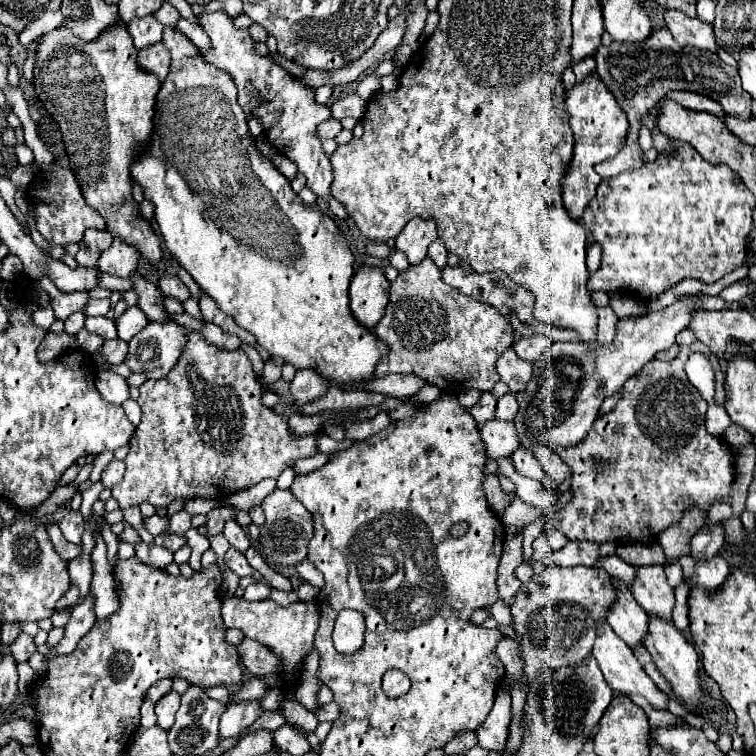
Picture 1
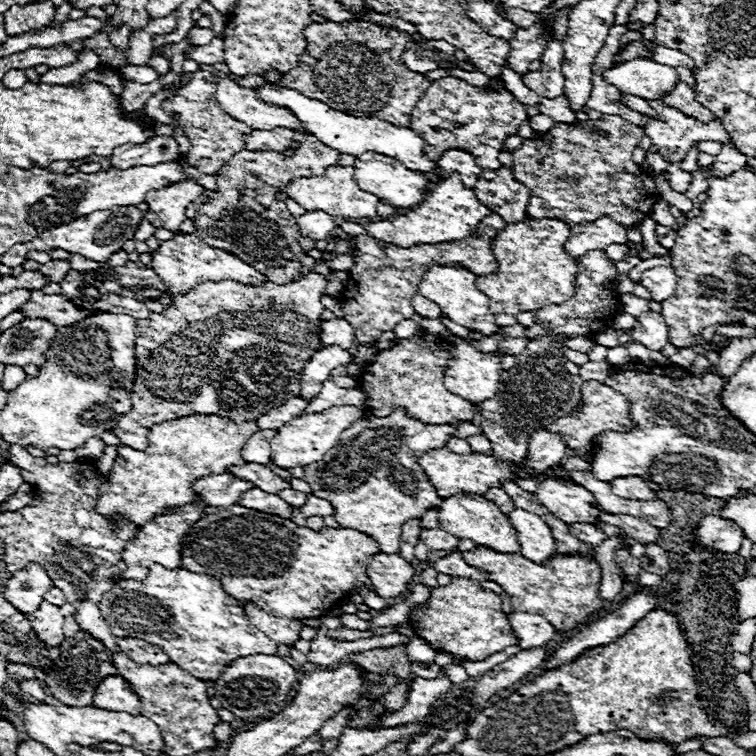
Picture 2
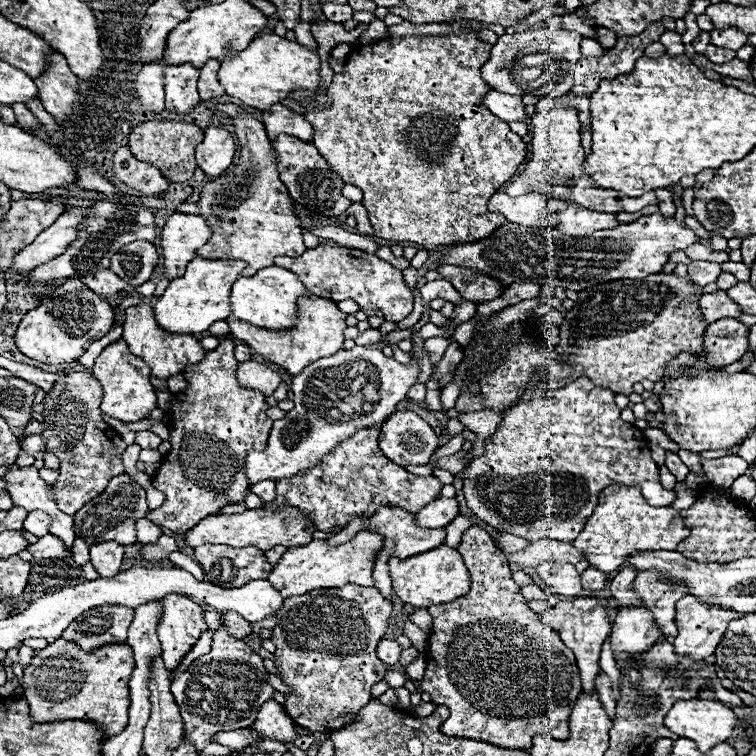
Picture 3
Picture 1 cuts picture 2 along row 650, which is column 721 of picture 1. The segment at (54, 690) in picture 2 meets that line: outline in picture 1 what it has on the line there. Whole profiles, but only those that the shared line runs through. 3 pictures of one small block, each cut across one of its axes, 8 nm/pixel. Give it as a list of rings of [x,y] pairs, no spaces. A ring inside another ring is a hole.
[[[664,26],[654,28],[652,34],[644,42],[632,42],[632,44],[612,42],[610,46],[600,46],[594,60],[596,60],[596,72],[600,74],[608,90],[614,94],[618,104],[624,108],[624,112],[628,114],[628,122],[630,122],[628,140],[622,152],[606,160],[604,164],[598,164],[596,168],[596,172],[602,174],[604,180],[616,176],[618,172],[642,166],[642,150],[638,146],[640,118],[648,114],[648,110],[666,92],[672,92],[672,90],[696,92],[696,94],[716,100],[724,108],[726,114],[732,114],[736,118],[752,116],[752,100],[750,96],[746,96],[746,92],[742,92],[736,68],[726,66],[710,50],[700,50],[694,46],[680,46]]]

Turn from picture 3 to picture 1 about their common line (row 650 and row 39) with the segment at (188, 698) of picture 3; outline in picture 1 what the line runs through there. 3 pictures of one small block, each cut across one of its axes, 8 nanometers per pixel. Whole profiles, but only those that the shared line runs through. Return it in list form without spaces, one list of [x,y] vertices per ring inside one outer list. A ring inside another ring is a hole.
[[[208,12],[198,16],[198,26],[208,34],[212,48],[200,50],[204,62],[214,64],[218,70],[232,76],[238,88],[238,104],[244,108],[248,118],[258,118],[264,126],[268,142],[290,158],[298,172],[306,176],[306,186],[320,198],[330,196],[332,164],[322,150],[322,142],[316,130],[322,122],[332,118],[328,106],[320,106],[314,100],[314,88],[306,86],[300,78],[290,76],[272,58],[264,58],[254,50],[254,40],[248,28],[236,28],[234,20],[224,12]]]

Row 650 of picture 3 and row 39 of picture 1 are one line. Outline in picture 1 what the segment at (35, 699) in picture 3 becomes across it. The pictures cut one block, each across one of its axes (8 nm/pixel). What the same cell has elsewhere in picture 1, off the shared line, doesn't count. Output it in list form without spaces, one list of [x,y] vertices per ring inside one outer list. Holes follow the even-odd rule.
[[[124,22],[108,26],[102,36],[90,42],[60,26],[40,36],[32,48],[36,50],[36,96],[60,126],[72,172],[86,202],[106,218],[106,230],[112,236],[138,248],[142,262],[154,266],[162,258],[160,240],[150,222],[140,216],[140,206],[132,198],[130,164],[136,160],[138,148],[150,140],[154,102],[160,88],[158,76],[138,66],[138,50]]]

